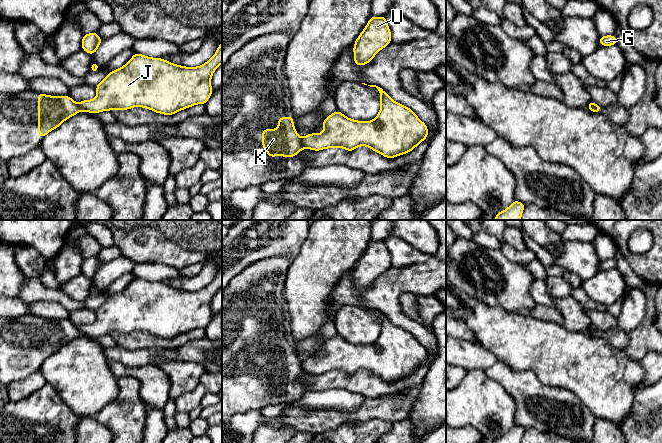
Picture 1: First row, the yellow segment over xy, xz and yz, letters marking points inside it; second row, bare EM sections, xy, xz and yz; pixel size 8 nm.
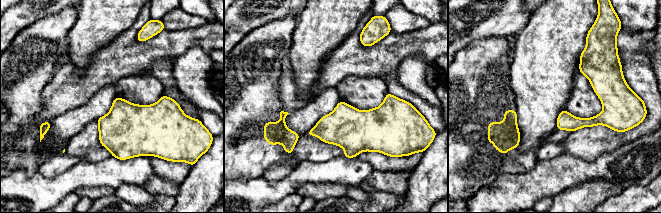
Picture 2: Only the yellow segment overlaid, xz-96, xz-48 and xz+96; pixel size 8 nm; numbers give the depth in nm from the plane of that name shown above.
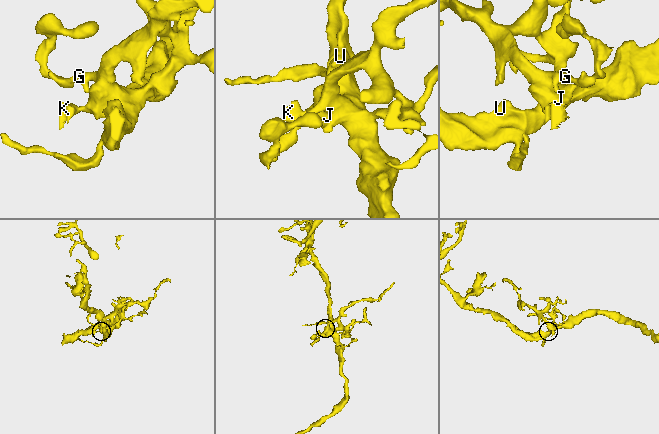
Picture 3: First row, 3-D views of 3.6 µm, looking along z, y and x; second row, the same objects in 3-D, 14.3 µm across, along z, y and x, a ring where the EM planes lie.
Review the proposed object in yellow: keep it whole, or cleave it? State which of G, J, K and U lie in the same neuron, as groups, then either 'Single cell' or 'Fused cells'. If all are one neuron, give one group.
Groups: G J U / K. Fused cells

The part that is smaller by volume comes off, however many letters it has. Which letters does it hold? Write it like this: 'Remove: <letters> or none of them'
Remove: K

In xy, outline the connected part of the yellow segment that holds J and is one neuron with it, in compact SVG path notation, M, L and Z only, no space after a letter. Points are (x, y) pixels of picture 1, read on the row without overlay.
M222 266L216 277L206 287L197 291L181 290L162 282L152 282L134 277L124 290L109 296L95 311L97 319L94 323L83 324L78 329L82 335L93 338L143 331L159 338L173 339L194 329L206 328L213 316L212 299L221 288Z

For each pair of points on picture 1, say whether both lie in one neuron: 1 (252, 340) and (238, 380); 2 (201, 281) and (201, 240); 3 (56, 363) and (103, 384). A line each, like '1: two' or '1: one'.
1: one
2: two
3: one

